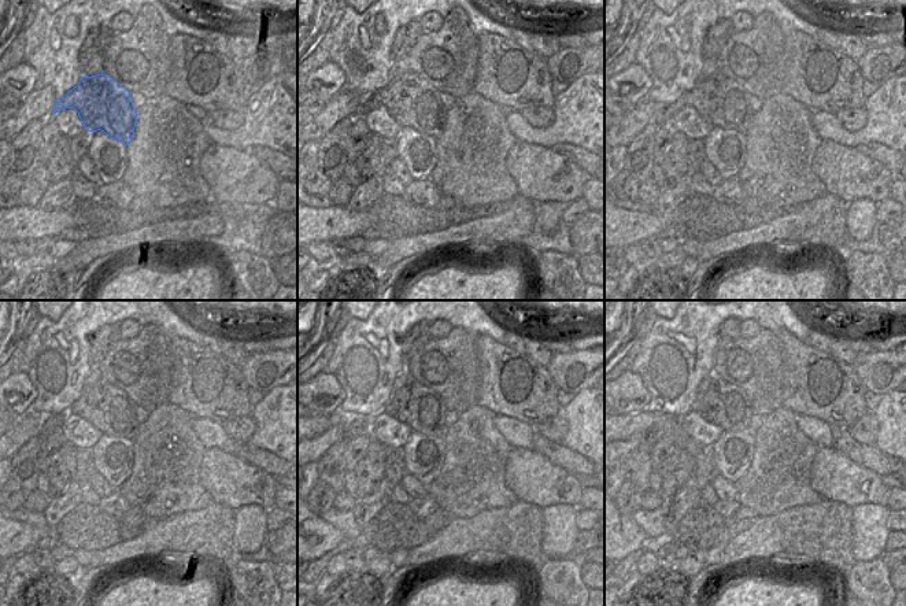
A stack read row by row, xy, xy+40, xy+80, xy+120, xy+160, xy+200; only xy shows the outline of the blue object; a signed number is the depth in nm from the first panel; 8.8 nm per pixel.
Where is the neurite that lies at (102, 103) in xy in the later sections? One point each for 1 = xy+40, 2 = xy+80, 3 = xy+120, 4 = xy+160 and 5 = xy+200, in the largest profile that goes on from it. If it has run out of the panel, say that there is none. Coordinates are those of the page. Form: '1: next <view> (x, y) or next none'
1: next xy+40 (410, 100)
2: next xy+80 (721, 102)
3: next xy+120 (108, 409)
4: next xy+160 (422, 410)
5: next xy+200 (724, 405)

